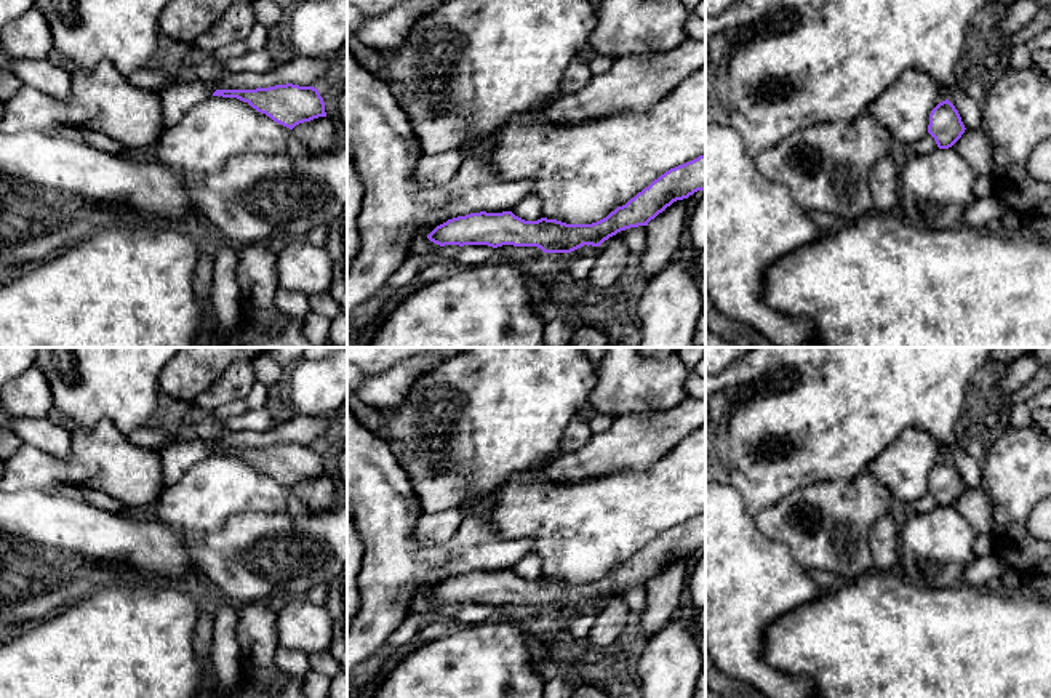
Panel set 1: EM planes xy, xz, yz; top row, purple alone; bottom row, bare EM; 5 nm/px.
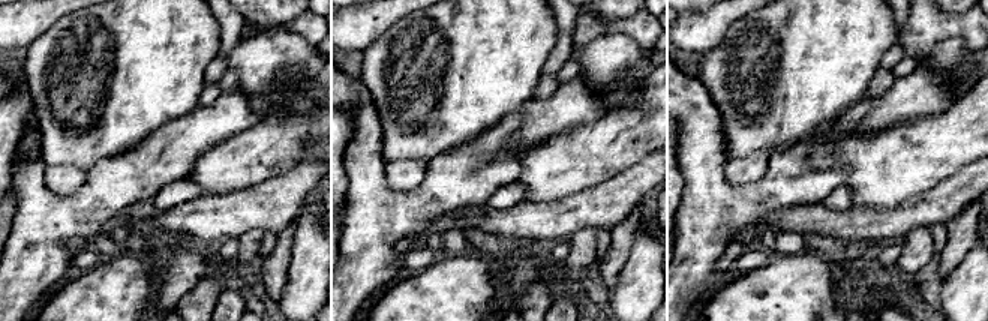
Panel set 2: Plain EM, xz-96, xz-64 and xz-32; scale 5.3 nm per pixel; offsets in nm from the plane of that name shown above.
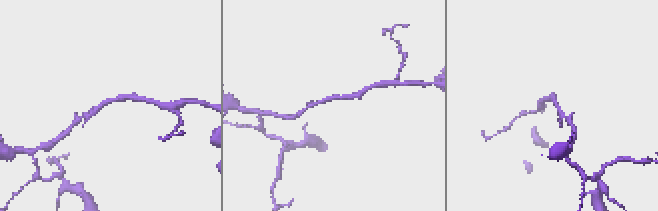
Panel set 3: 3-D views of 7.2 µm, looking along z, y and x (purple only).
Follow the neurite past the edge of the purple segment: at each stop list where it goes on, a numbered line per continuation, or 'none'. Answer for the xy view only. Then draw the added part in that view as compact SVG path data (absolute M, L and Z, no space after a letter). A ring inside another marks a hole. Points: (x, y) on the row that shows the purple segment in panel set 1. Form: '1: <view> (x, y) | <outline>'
none

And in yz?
none

